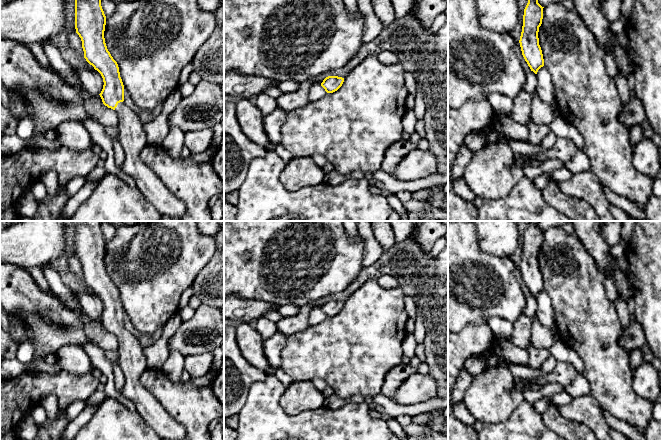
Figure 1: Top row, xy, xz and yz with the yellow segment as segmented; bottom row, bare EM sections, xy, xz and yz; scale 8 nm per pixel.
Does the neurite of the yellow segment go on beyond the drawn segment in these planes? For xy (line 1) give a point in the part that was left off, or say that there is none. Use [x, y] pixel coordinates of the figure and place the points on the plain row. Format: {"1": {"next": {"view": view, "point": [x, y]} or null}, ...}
{"1": {"next": {"view": "xy", "point": [132, 361]}}}

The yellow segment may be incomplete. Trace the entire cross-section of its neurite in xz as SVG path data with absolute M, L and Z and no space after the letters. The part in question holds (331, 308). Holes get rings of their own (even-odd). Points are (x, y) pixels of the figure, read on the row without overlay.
M328 300L326 301L321 310L325 313L327 317L333 317L337 315L343 308L344 302L338 300Z

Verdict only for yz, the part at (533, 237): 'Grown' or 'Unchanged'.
Unchanged

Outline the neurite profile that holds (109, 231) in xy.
M101 222L101 230L106 241L110 241L116 234L116 228L107 222Z

